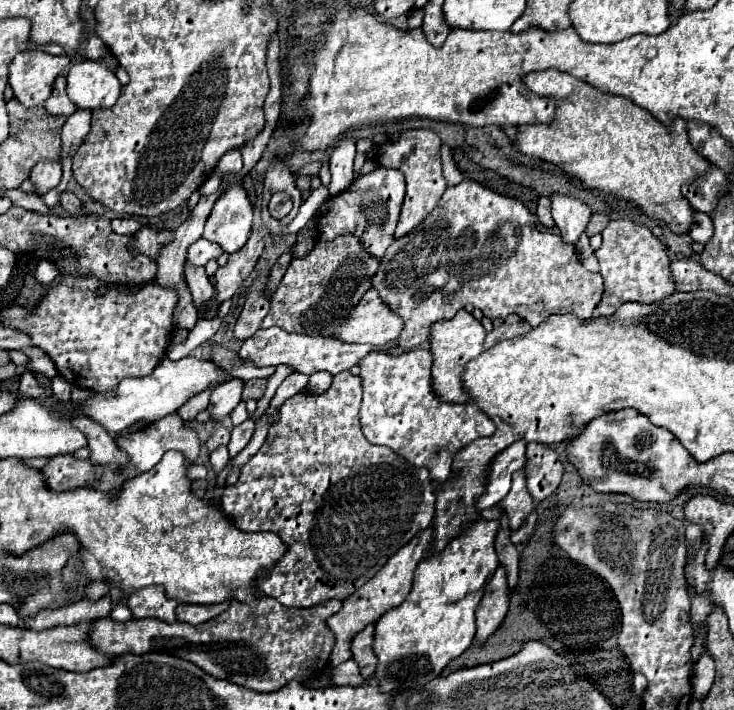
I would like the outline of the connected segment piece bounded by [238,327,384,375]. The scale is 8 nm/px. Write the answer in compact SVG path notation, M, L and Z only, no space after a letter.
M278 327L270 329L258 329L254 337L246 339L238 351L238 355L246 361L252 361L256 367L268 367L268 365L290 365L294 371L304 375L314 375L318 371L328 371L332 375L340 371L348 371L350 367L358 365L366 353L372 351L384 351L374 349L374 345L350 345L344 341L338 341L336 337L310 337L310 335L290 335Z

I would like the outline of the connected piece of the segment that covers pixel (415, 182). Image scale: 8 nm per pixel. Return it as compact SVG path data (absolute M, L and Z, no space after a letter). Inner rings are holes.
M410 129L400 135L396 143L382 145L378 151L378 163L388 169L398 169L406 177L406 199L402 205L400 221L396 227L396 237L408 235L412 229L416 229L438 205L444 189L446 179L442 175L442 157L440 157L440 139L428 131L428 129Z

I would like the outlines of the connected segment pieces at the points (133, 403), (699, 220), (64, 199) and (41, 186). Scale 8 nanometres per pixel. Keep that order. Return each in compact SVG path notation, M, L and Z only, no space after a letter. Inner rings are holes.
M164 357L152 375L140 379L126 379L112 393L94 393L88 401L80 403L78 411L64 409L64 413L82 413L94 421L98 421L108 433L116 435L130 427L134 421L158 421L170 413L174 413L180 405L184 405L190 397L202 393L212 383L224 381L224 371L214 361L200 361L194 357L184 357L180 361L170 361Z
M696 211L694 213L694 225L692 225L688 235L692 237L692 241L706 245L710 241L710 237L714 235L714 223L712 223L712 219L706 213L698 213Z
M62 193L60 195L60 203L62 203L62 207L70 213L70 215L74 215L74 217L84 217L88 211L84 209L84 205L82 205L82 201L76 197L76 195L72 195L72 193Z
M52 161L38 163L38 165L34 165L34 169L30 173L30 181L34 183L34 191L32 193L42 197L50 189L54 189L60 183L60 179L62 179L60 163L52 163Z

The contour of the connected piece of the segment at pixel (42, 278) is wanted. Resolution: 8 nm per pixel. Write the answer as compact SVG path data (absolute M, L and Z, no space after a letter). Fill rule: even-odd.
M40 261L40 263L38 263L38 267L36 267L36 273L34 273L36 281L38 281L42 287L50 285L50 283L52 283L52 279L54 279L56 275L58 275L58 269L56 269L50 261Z

